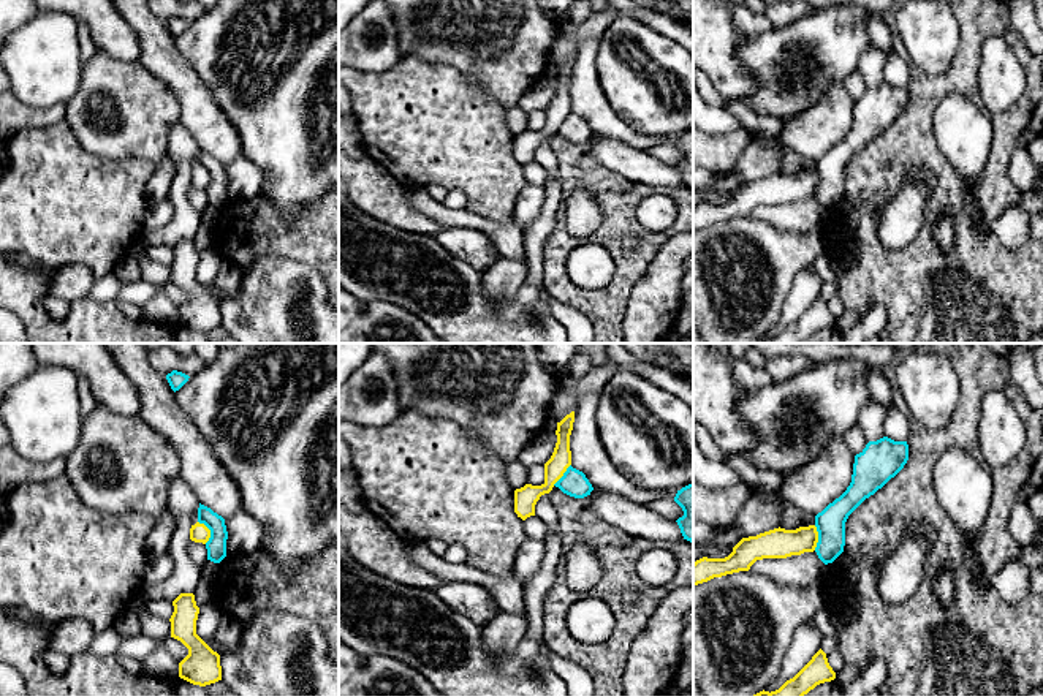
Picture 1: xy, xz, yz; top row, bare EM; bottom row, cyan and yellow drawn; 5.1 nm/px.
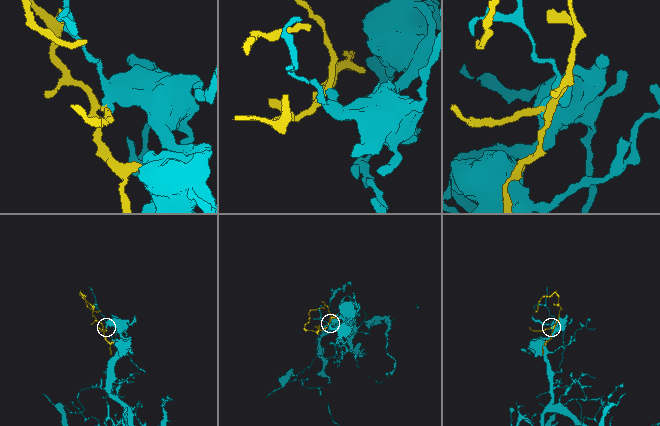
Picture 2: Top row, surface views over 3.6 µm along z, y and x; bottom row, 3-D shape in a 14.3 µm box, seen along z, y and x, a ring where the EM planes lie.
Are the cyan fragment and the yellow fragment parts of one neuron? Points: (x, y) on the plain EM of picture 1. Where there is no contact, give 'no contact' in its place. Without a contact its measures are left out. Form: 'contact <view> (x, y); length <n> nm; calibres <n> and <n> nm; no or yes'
contact xy (211, 177); length 130 nm; calibres 100 and 100 nm; no

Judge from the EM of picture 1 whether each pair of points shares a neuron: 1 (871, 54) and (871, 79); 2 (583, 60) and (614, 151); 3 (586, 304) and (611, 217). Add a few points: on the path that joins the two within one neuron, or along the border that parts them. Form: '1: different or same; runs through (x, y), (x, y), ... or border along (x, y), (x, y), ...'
1: same; runs through (871, 60), (871, 73)
2: different; border along (600, 135), (619, 138), (644, 151)
3: same; runs through (611, 293), (622, 282), (622, 258), (613, 242)

